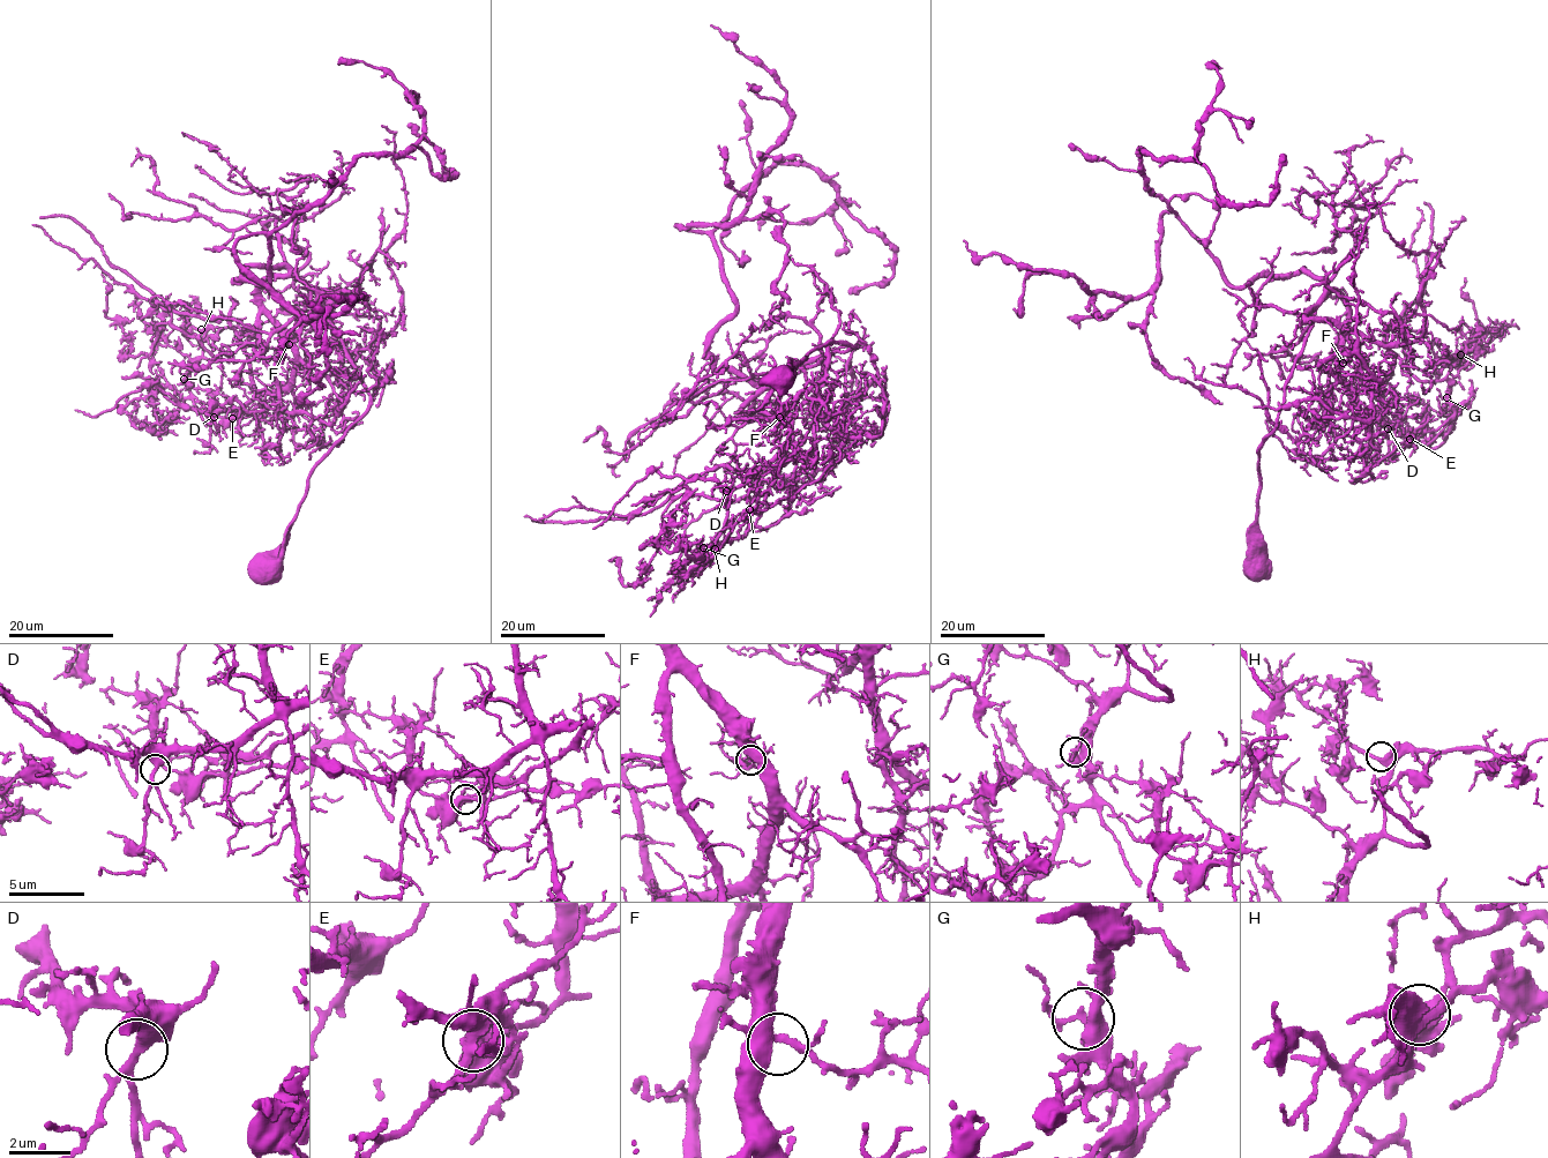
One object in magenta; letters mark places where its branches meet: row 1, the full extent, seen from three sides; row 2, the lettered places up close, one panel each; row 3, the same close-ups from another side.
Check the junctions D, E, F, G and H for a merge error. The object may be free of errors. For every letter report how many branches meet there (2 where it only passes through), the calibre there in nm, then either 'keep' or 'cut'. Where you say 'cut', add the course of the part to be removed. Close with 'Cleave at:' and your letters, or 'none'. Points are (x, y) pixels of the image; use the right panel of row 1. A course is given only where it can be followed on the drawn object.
D: branches 3; calibre 320 nm; keep
E: branches 3; calibre 280 nm; cut; course (1410, 439), (1453, 412), (1403, 338), (1462, 365), (1481, 333), (1466, 282)
F: branches 3; calibre 320 nm; keep
G: branches 3; calibre 260 nm; keep
H: branches 3; calibre 320 nm; keep
Cleave at: E

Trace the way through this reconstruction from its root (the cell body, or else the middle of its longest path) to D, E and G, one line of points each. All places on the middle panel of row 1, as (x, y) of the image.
D: (782, 378), (830, 341), (855, 348), (752, 395), (748, 419), (786, 415), (792, 431), (726, 491)
E: (782, 378), (830, 341), (855, 348), (757, 389), (742, 409), (752, 420), (786, 415), (792, 435), (749, 509)
G: (782, 378), (830, 341), (855, 348), (752, 395), (748, 419), (786, 415), (792, 435), (763, 500), (703, 547)

